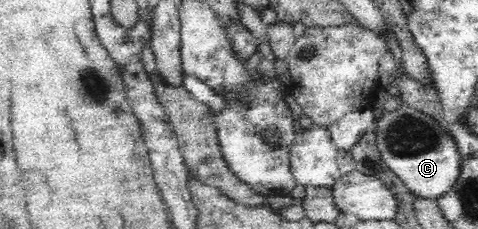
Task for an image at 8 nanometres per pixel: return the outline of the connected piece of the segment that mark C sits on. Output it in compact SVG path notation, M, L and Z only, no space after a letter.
M406 104L396 110L377 113L374 126L382 160L402 179L411 193L437 200L454 188L462 172L462 155L448 126Z

